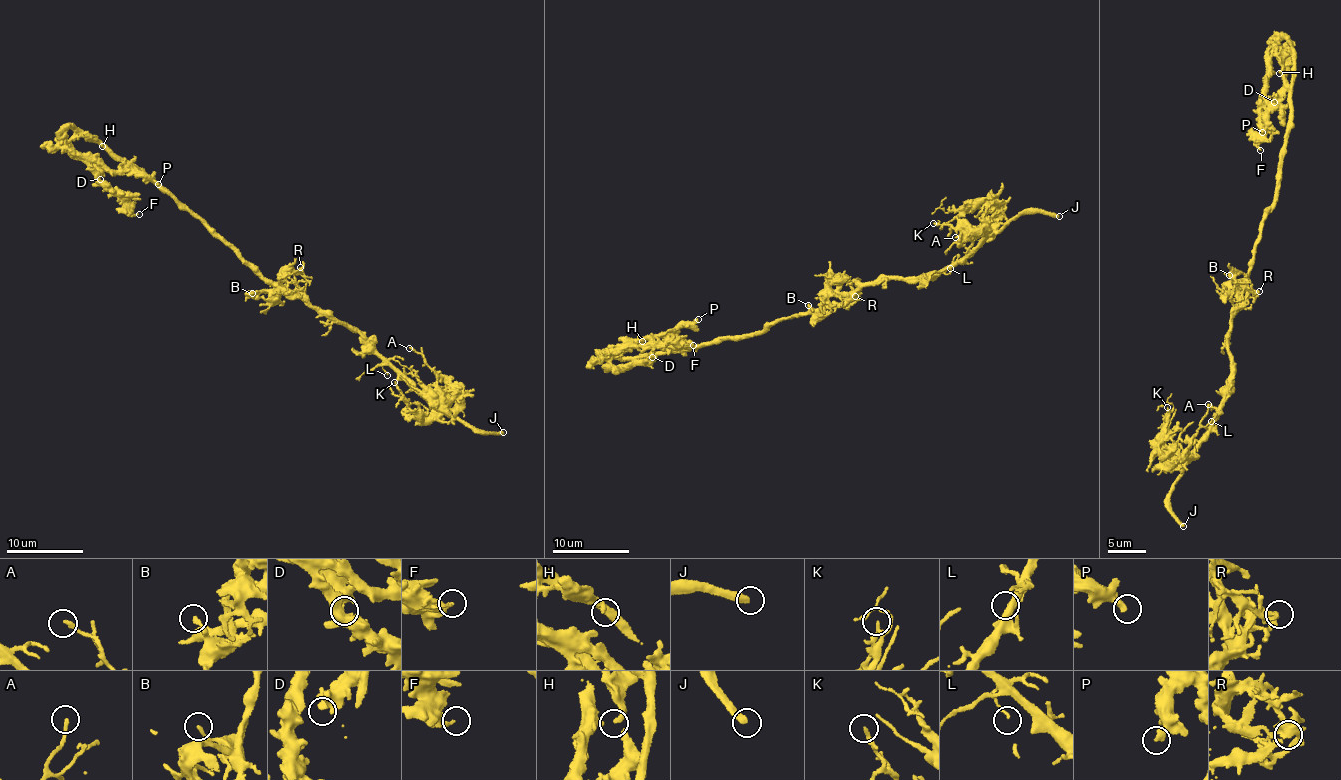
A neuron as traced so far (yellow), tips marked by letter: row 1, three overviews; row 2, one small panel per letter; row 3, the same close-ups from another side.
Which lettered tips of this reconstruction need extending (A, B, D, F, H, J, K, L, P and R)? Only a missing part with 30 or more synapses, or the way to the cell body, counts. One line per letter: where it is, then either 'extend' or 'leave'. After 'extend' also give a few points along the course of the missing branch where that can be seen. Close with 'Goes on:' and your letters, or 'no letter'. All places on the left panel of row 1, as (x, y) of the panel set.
A: place (409, 348); leave
B: place (252, 293); leave
D: place (100, 179); leave
F: place (139, 214); leave
H: place (102, 146); leave
J: place (503, 432); extend
K: place (394, 382); leave
L: place (387, 375); leave
P: place (158, 184); leave
R: place (300, 267); leave
Goes on: J

